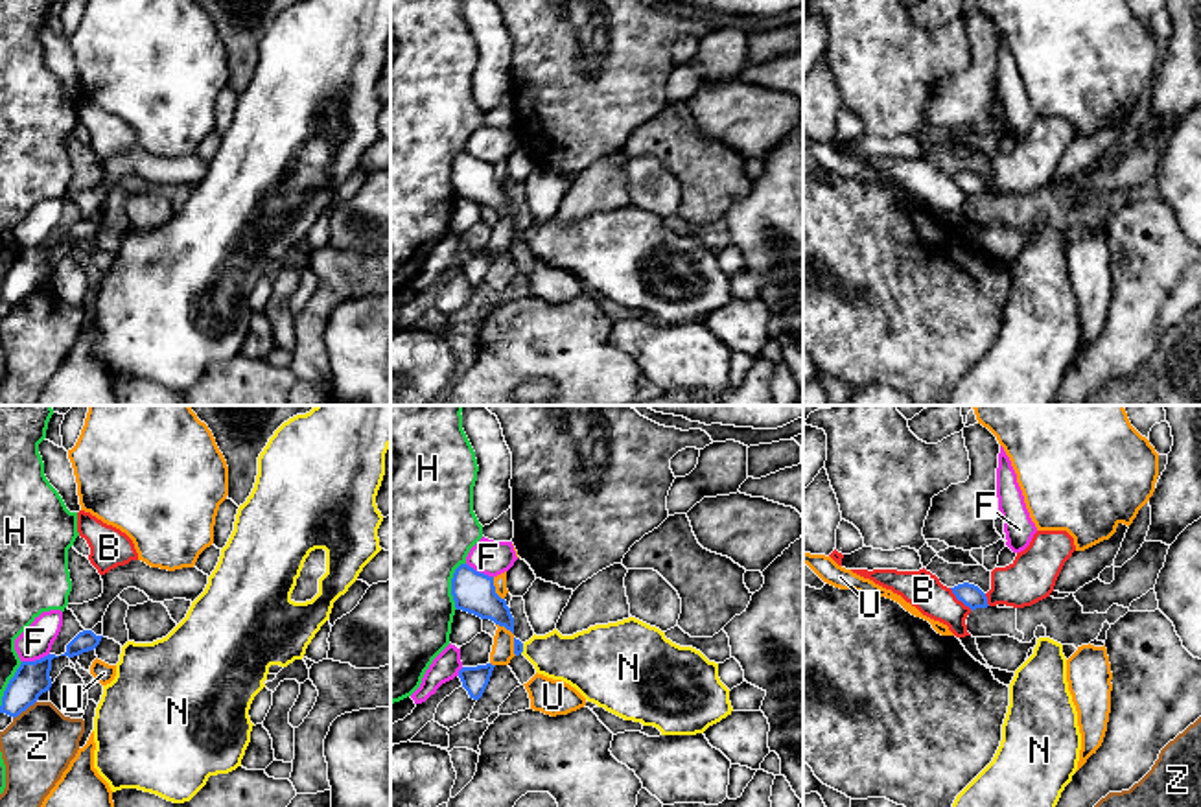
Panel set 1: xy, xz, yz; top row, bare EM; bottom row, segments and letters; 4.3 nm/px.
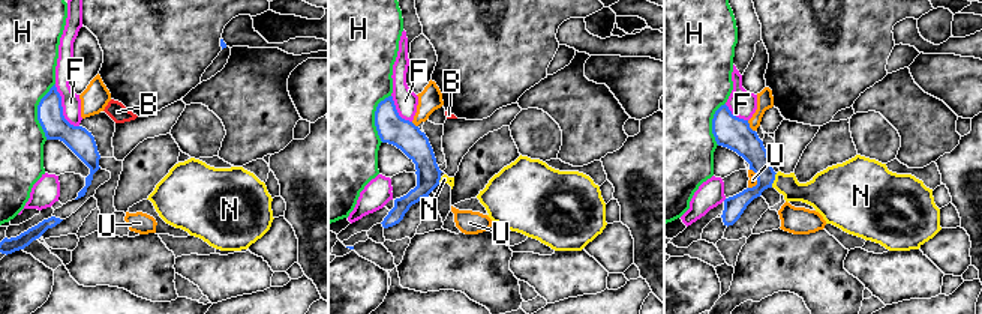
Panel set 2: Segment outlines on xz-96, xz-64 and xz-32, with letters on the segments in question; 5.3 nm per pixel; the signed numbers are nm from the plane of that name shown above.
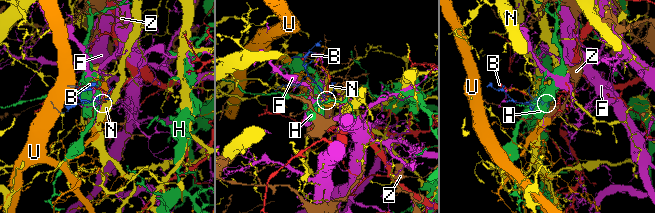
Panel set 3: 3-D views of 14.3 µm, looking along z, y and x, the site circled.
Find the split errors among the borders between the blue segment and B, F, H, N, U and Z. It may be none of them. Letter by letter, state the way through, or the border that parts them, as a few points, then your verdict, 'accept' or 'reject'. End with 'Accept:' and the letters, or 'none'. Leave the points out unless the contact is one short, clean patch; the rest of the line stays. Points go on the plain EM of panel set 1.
B: reject
F: reject
H: reject
N: way xz (518, 234), (522, 236), (538, 236), (577, 247); accept
U: border xz (492, 164), (494, 177), (503, 187); reject
Z: border xy (35, 288), (13, 306); reject
Accept: N

